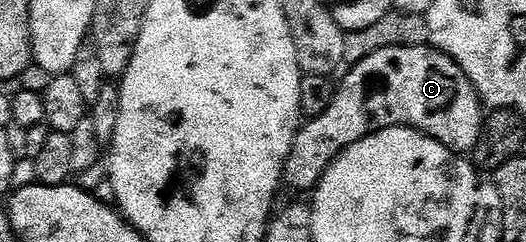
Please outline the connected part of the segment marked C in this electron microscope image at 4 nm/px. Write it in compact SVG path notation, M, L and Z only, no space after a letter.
M431 45L422 47L391 47L382 49L361 63L355 64L352 71L336 87L336 95L330 101L330 109L318 117L307 120L296 132L292 151L284 162L283 182L296 191L311 192L319 183L326 169L347 147L362 141L368 135L387 127L415 127L431 139L438 140L457 153L470 153L478 145L480 129L484 126L485 112L480 111L482 100L472 87L472 82L464 75L464 70Z

